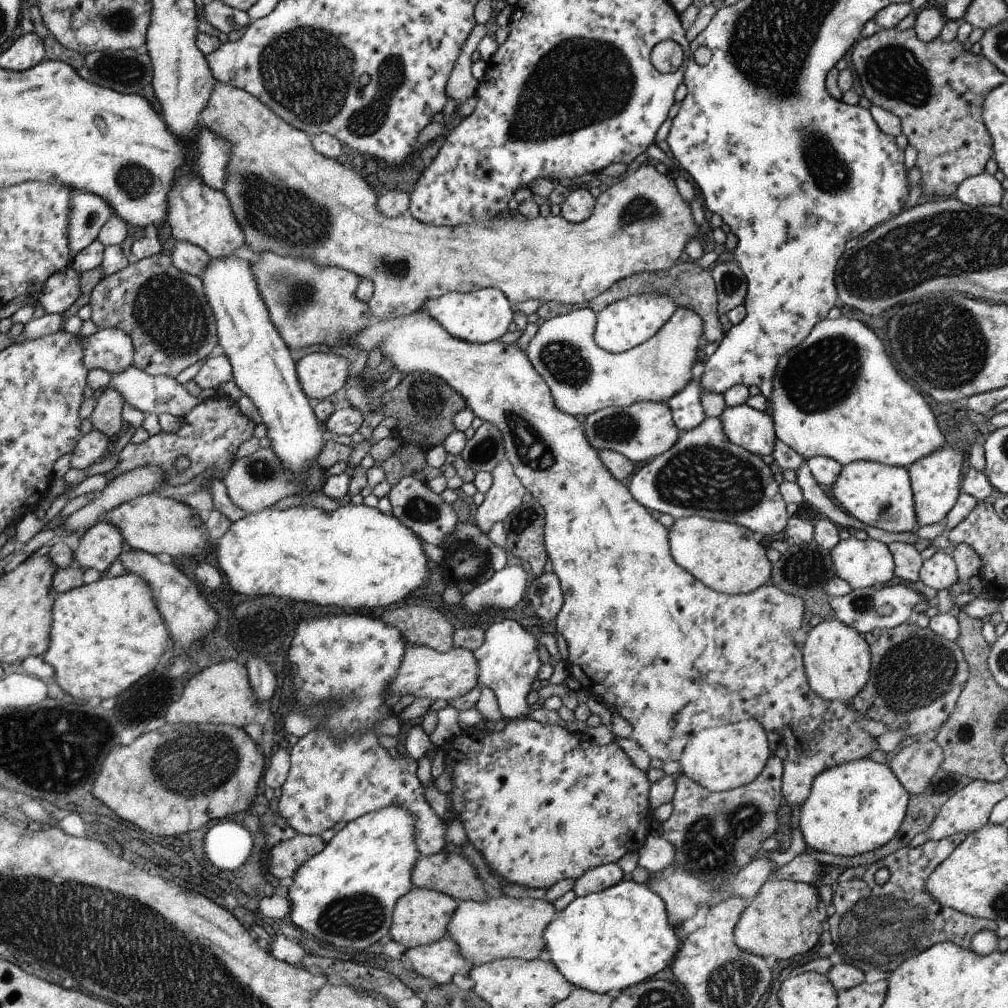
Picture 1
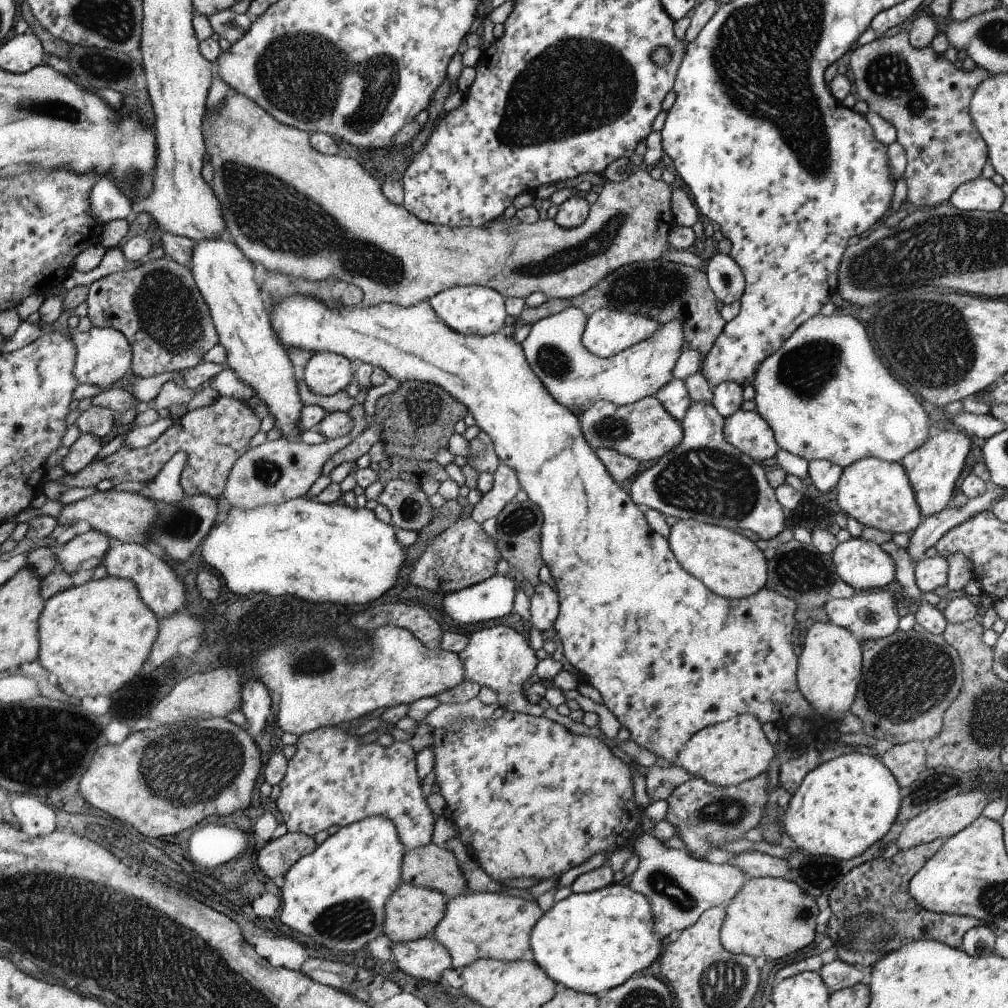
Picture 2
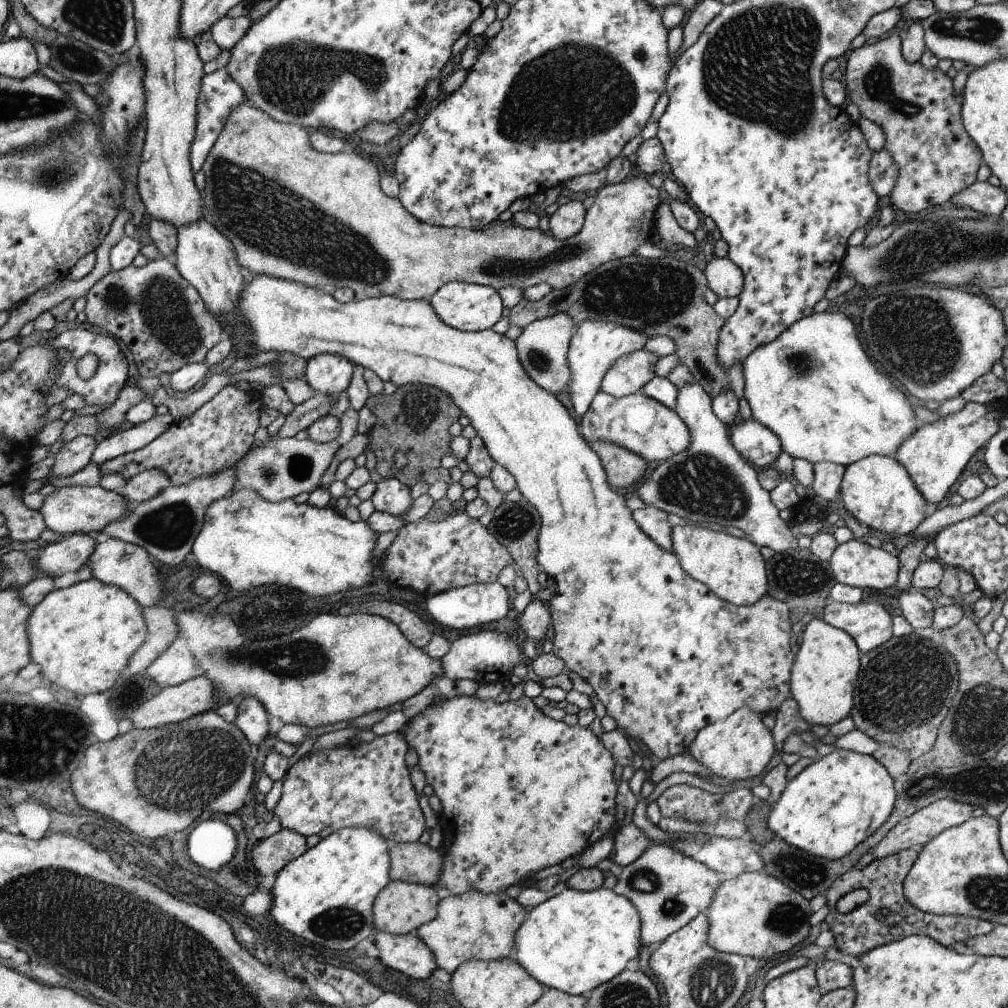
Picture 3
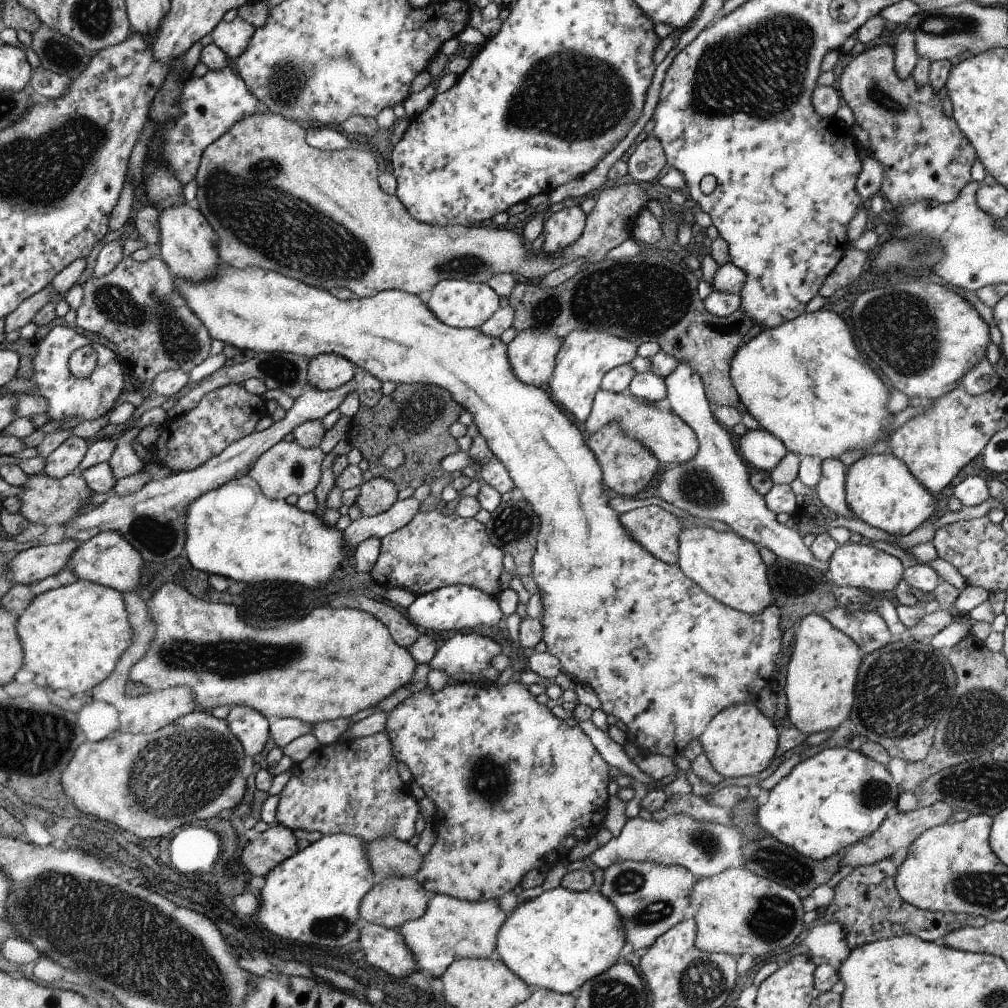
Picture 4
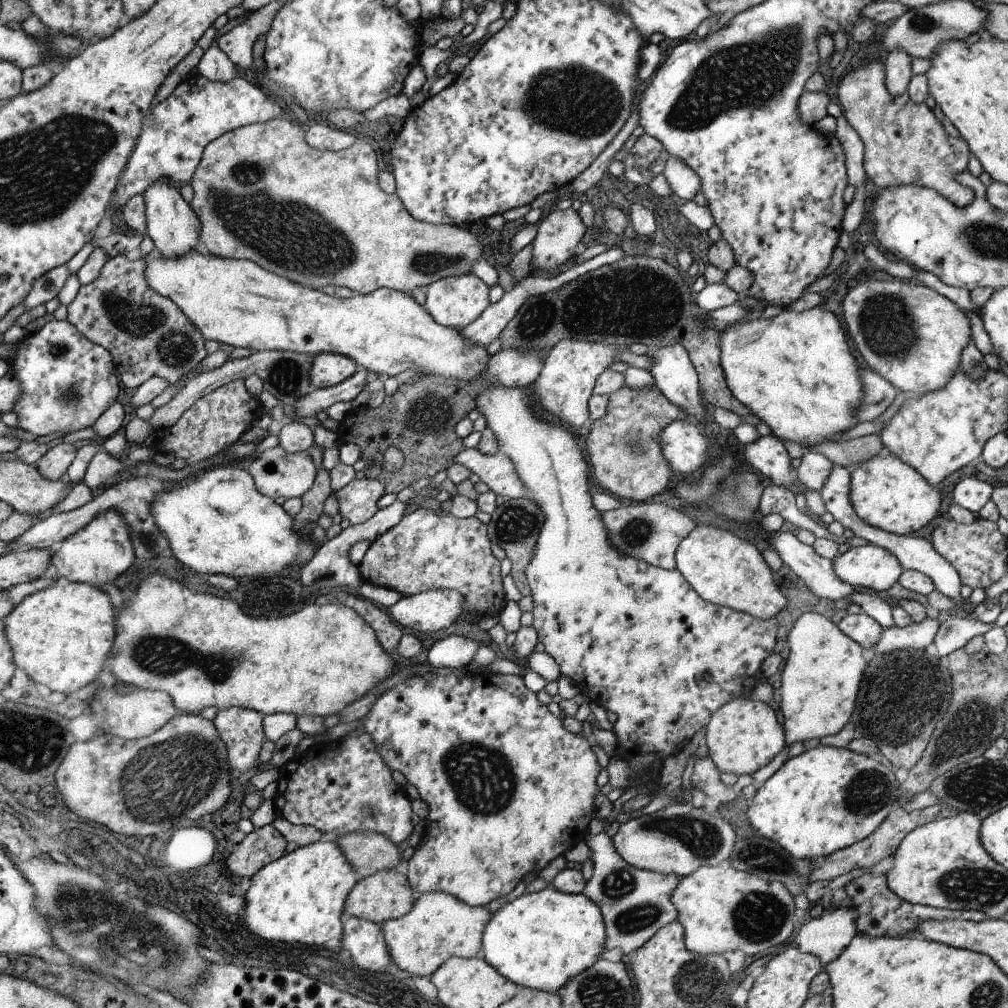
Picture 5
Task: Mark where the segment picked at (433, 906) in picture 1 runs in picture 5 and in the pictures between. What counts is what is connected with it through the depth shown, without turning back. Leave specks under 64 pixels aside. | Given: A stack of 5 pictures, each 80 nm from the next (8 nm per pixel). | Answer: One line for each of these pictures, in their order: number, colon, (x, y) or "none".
2: (414, 912)
3: (401, 908)
4: (393, 901)
5: (388, 895)

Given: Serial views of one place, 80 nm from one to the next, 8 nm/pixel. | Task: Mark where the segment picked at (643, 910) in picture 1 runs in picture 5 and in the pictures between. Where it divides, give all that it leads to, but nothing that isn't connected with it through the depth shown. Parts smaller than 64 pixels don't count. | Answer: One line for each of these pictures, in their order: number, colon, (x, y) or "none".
2: (589, 942)
3: (576, 941)
4: (563, 939)
5: (544, 940)

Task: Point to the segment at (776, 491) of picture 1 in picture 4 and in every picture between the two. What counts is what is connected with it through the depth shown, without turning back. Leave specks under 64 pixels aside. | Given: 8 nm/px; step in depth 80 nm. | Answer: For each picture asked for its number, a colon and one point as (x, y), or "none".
2: (705, 478)
3: (710, 482)
4: (714, 484)

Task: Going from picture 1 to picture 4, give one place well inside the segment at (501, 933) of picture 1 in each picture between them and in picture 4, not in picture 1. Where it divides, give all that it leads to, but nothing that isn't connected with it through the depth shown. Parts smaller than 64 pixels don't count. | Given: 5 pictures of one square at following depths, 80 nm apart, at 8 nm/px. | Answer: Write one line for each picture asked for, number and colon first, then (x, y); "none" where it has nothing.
2: (480, 926)
3: (473, 925)
4: (452, 928)

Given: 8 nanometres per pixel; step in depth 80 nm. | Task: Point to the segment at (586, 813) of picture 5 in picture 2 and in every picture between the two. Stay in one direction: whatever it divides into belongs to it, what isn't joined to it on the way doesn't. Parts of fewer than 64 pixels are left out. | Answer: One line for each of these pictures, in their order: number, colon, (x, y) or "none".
2: (532, 799)
3: (544, 791)
4: (514, 787)

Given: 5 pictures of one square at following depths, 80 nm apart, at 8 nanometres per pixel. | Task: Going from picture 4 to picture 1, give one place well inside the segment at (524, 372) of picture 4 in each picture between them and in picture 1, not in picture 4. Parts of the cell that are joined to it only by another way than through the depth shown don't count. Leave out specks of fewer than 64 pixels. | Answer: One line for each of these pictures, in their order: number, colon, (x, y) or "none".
1: (583, 377)
2: (554, 348)
3: (543, 346)

